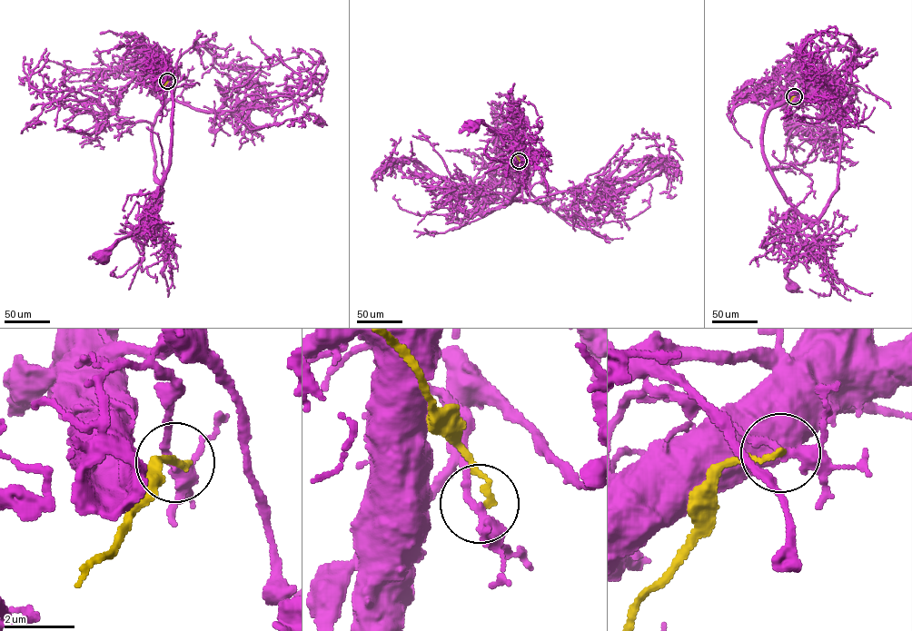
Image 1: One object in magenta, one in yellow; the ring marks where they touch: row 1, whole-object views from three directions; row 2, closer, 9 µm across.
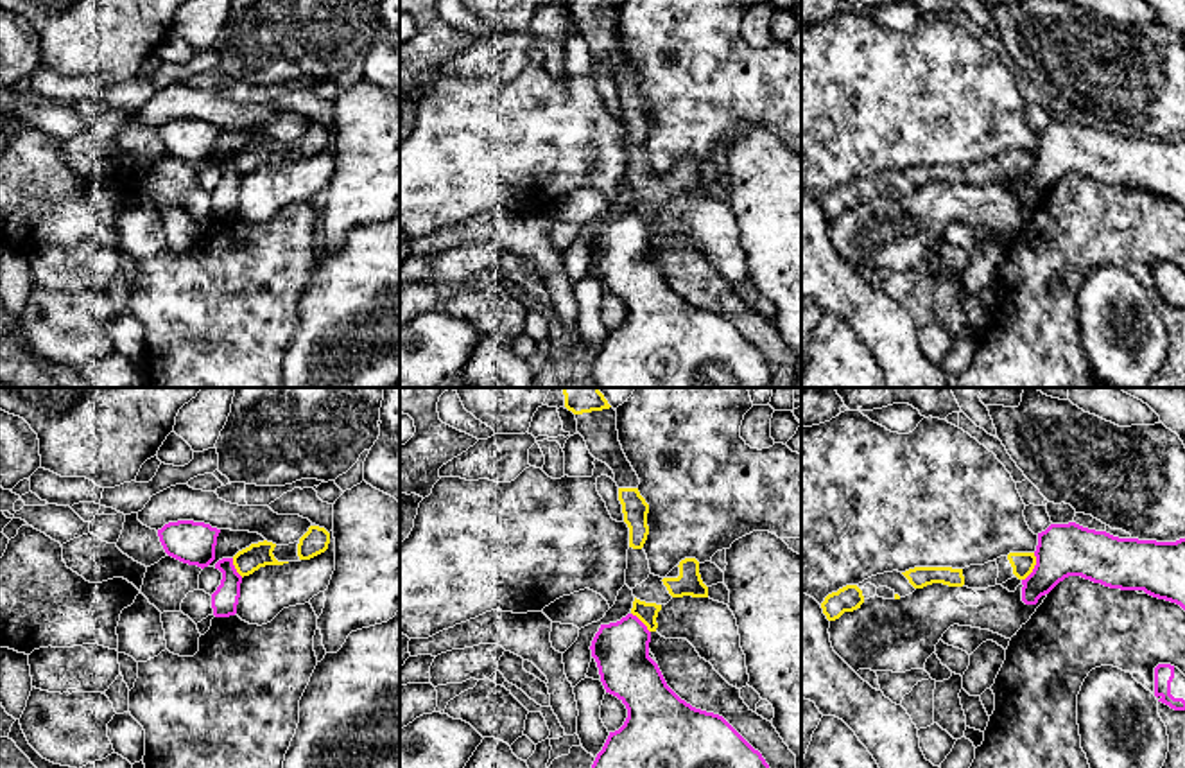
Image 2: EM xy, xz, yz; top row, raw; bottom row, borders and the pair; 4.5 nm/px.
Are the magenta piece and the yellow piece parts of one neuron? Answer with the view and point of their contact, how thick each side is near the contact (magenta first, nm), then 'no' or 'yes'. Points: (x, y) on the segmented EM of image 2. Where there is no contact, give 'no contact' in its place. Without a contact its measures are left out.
contact yz (1035, 567); calibres 240 and 100 nm; no

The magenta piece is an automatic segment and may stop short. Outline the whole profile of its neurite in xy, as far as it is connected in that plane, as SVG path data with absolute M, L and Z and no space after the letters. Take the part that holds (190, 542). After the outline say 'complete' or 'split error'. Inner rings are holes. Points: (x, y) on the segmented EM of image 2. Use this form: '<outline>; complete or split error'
M177 520L158 529L165 553L183 563L208 567L215 560L221 529L204 522Z; complete

